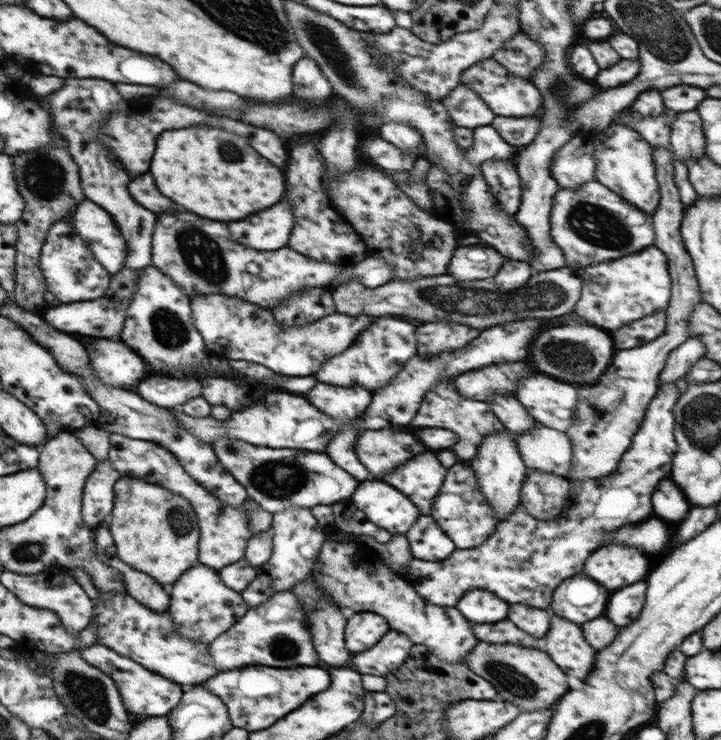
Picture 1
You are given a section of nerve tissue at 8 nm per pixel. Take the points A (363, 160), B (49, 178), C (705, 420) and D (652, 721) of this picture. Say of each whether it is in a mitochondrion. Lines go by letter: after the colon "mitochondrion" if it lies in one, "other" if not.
A: other
B: mitochondrion
C: mitochondrion
D: other

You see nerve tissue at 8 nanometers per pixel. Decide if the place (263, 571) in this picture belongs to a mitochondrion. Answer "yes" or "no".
no

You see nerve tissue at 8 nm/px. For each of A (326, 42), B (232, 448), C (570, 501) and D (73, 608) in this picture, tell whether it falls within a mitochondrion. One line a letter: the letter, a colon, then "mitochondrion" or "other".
A: mitochondrion
B: mitochondrion
C: other
D: other

